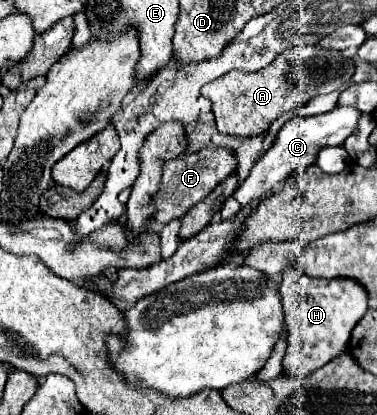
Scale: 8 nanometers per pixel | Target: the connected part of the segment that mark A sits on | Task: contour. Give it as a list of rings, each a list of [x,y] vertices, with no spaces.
[[[320,45],[292,47],[284,51],[268,69],[254,73],[230,71],[224,77],[202,87],[204,97],[212,101],[216,127],[224,135],[258,137],[264,135],[274,119],[282,113],[302,107],[322,93],[344,89],[354,75],[354,61],[346,59],[340,51],[322,49]]]

